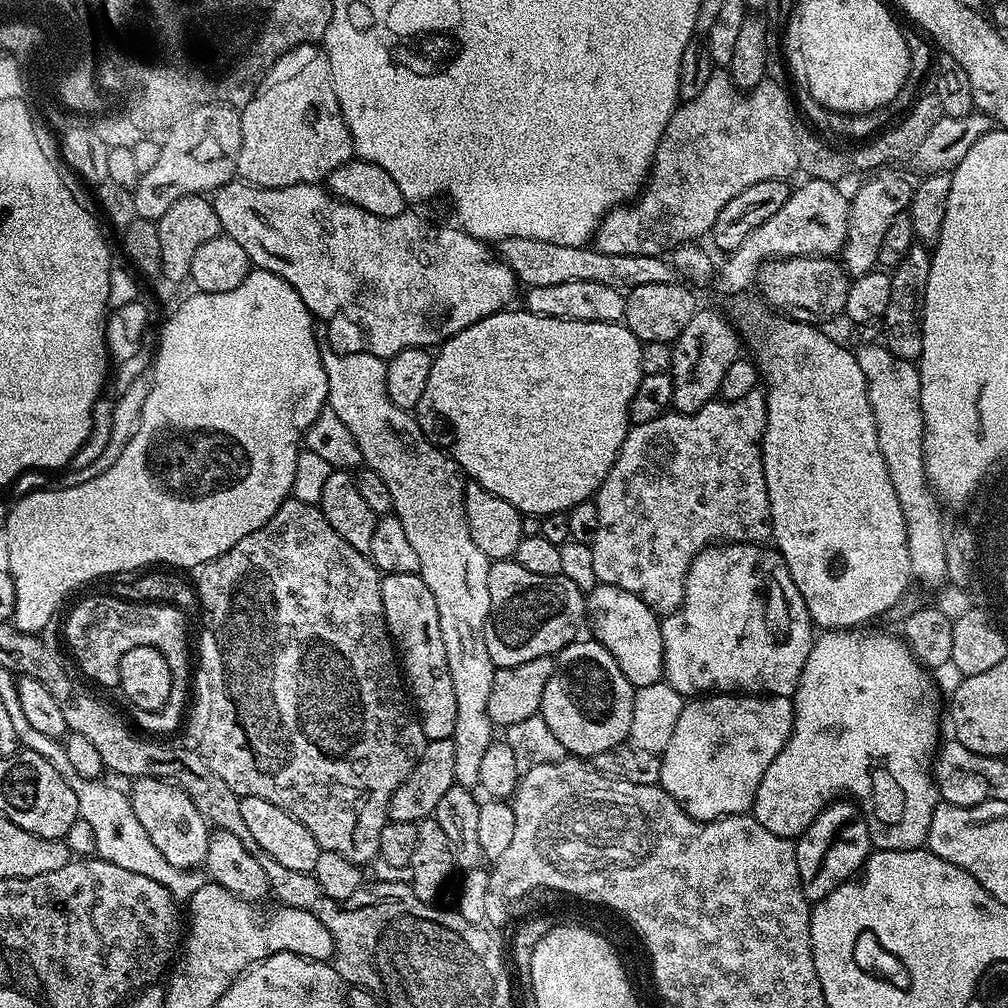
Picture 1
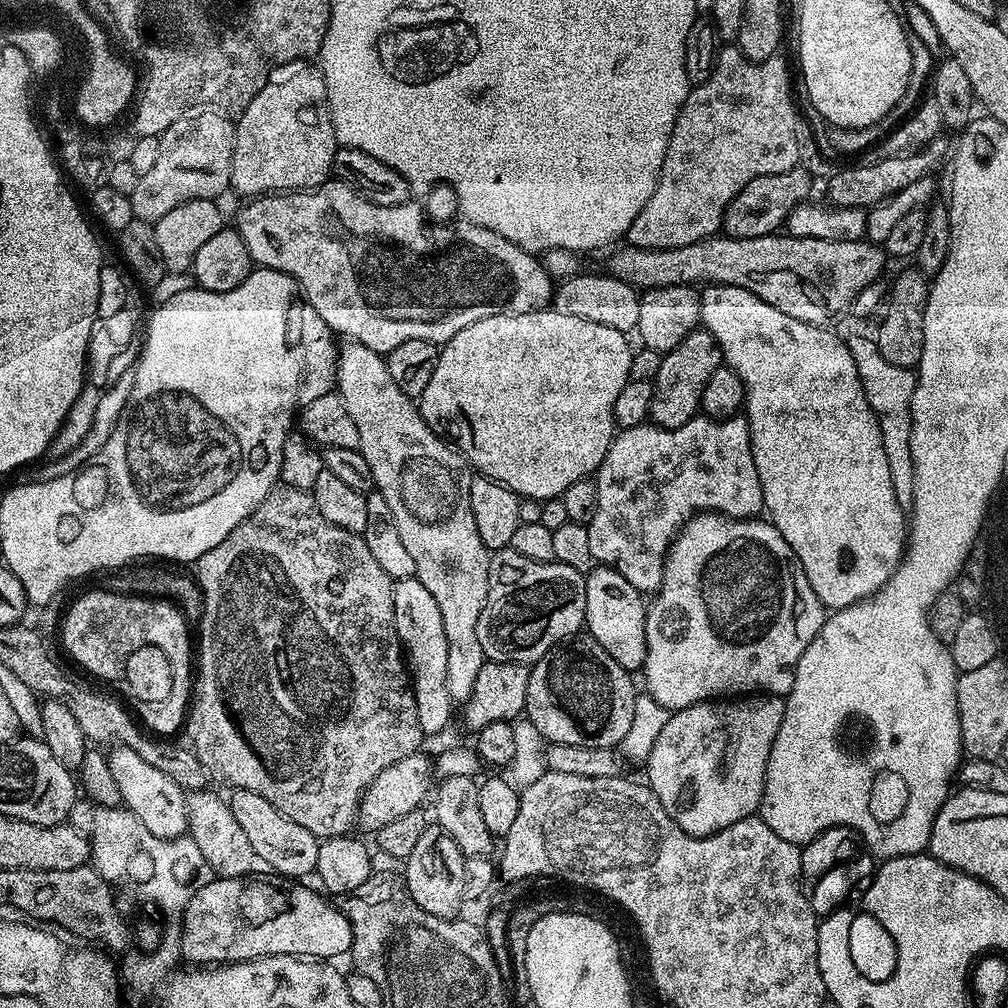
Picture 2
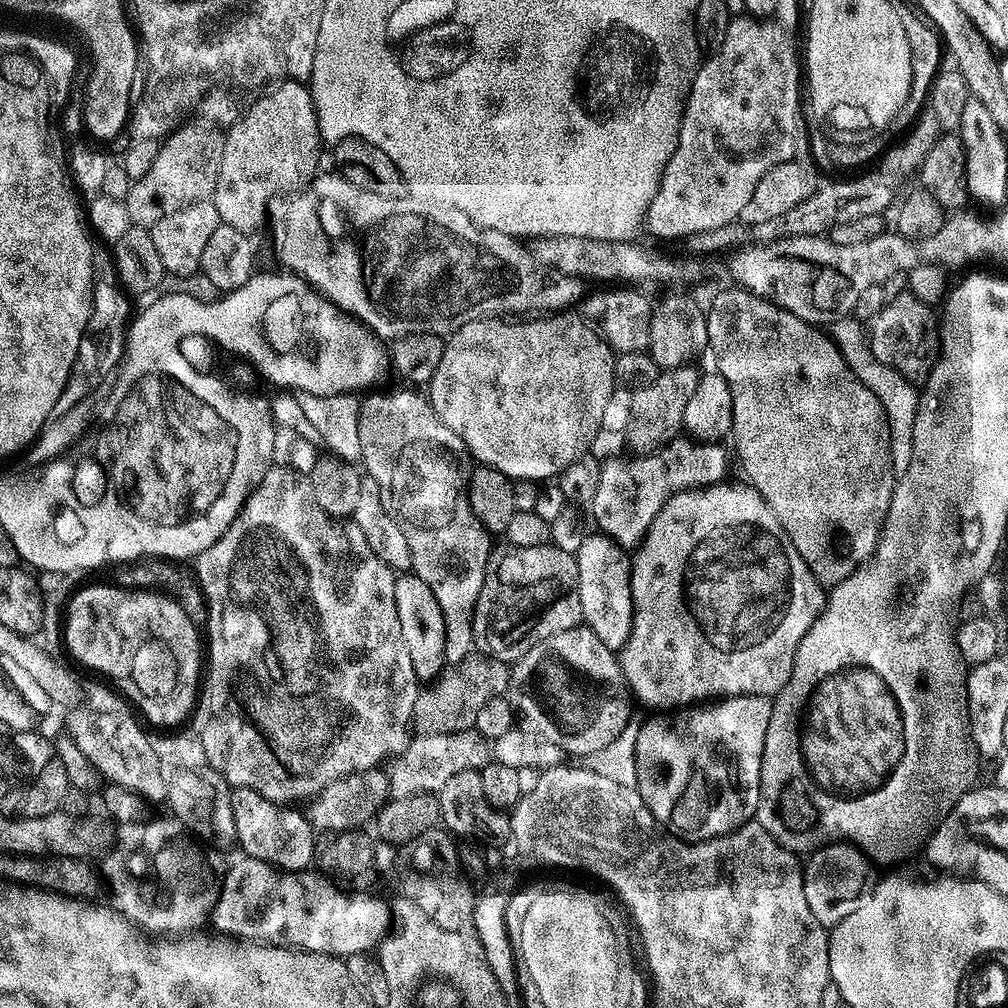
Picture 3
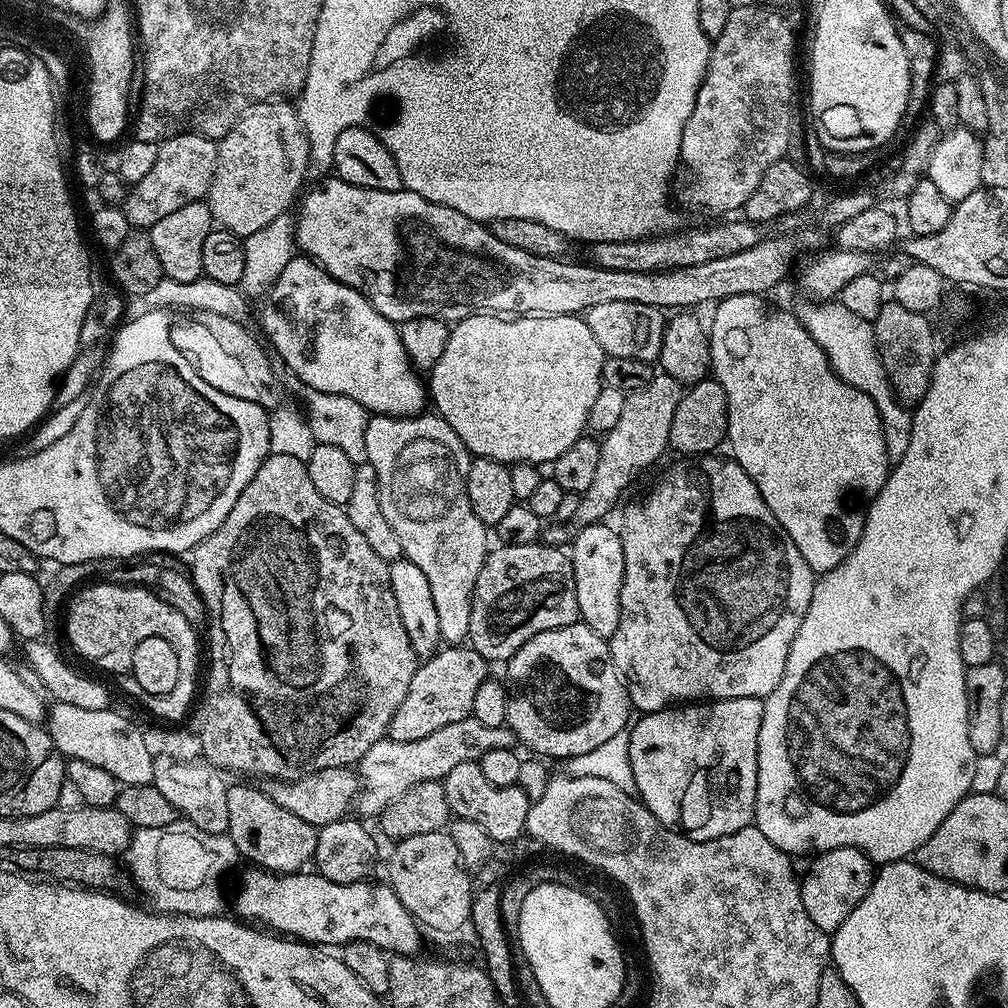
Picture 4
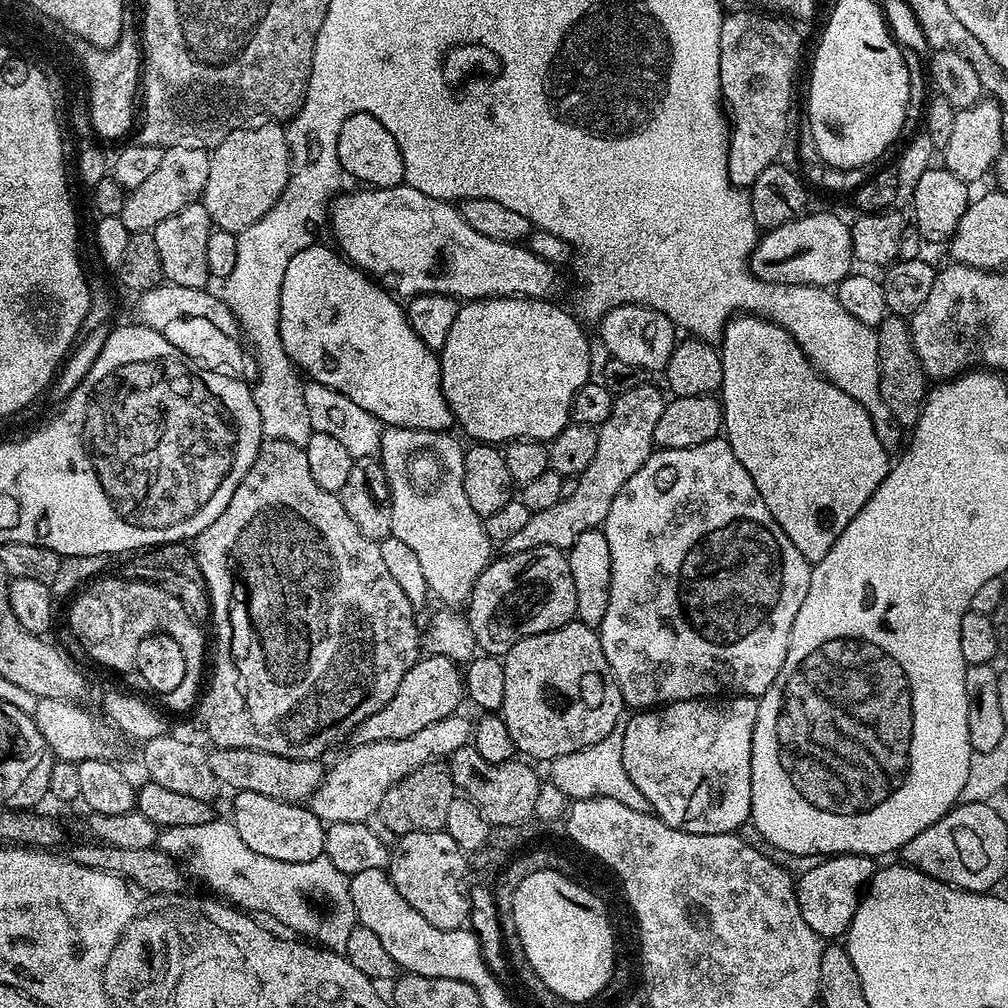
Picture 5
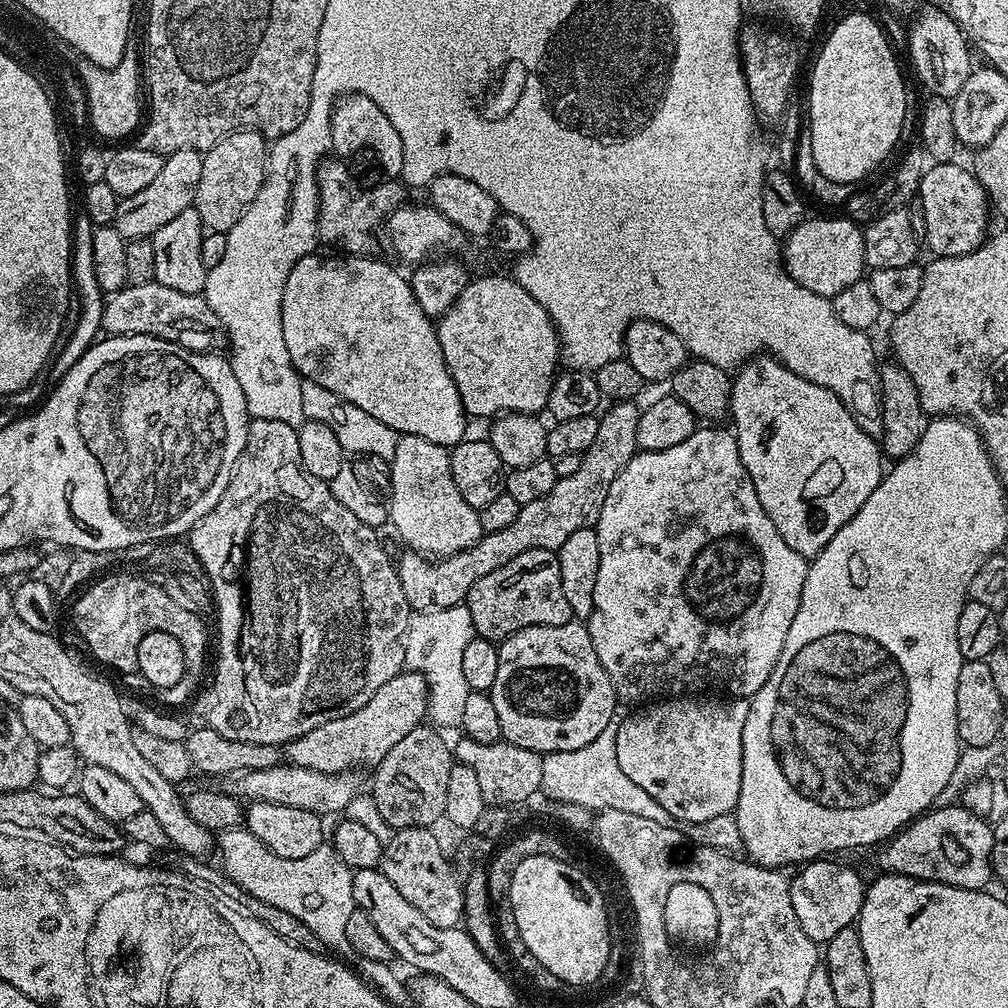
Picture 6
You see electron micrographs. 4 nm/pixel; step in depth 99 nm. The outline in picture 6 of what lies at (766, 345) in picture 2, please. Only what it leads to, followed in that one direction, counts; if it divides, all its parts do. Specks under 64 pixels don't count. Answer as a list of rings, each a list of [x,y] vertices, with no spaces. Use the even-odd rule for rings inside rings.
[[[761,354],[735,373],[730,420],[736,423],[738,454],[746,474],[750,474],[750,482],[754,482],[754,490],[758,490],[762,510],[778,526],[778,534],[786,538],[786,546],[806,558],[817,556],[827,546],[830,538],[862,510],[862,502],[874,494],[884,479],[886,464],[877,437],[858,426],[852,411],[839,396],[814,382],[806,382],[806,378],[794,374],[771,355]]]

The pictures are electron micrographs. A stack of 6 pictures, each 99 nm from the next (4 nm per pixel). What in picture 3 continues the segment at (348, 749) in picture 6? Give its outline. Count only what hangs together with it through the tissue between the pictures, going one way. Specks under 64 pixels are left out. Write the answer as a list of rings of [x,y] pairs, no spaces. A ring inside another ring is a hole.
[[[473,654],[445,671],[435,681],[433,692],[421,691],[416,697],[414,728],[420,734],[454,734],[475,729],[476,719],[486,702],[503,697],[508,691],[510,668],[493,656]]]

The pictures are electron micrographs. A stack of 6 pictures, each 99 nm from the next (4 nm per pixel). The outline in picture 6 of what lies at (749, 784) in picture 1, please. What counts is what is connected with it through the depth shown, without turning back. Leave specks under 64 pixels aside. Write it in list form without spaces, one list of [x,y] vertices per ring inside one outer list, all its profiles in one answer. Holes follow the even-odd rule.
[[[664,698],[641,707],[618,723],[616,745],[622,774],[642,786],[666,814],[674,814],[681,825],[710,822],[720,814],[735,813],[738,790],[742,790],[742,732],[746,730],[749,701],[744,698],[680,700]]]

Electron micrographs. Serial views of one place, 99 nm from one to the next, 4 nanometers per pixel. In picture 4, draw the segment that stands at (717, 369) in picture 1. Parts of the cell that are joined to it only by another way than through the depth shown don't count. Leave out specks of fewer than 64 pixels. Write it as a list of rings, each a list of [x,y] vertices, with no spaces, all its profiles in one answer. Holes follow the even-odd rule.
[[[653,375],[652,380],[640,392],[626,395],[626,406],[622,406],[622,415],[614,430],[603,433],[598,454],[598,470],[594,470],[594,482],[590,490],[580,496],[580,505],[575,523],[583,526],[603,521],[604,516],[616,504],[616,499],[636,480],[643,468],[648,468],[663,452],[669,451],[670,421],[682,395],[682,385],[673,376]]]

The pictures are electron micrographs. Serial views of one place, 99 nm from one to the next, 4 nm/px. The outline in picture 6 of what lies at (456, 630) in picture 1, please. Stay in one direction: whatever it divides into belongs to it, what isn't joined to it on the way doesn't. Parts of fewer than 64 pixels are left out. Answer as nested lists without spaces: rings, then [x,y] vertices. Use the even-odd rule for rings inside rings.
[[[401,435],[396,442],[394,450],[394,458],[390,462],[392,470],[392,494],[390,497],[390,524],[396,527],[396,532],[402,539],[408,543],[411,551],[420,553],[425,558],[447,558],[457,556],[460,552],[473,548],[481,538],[480,531],[480,513],[477,509],[470,506],[470,502],[466,502],[466,498],[462,498],[462,494],[458,490],[458,486],[454,486],[454,474],[450,470],[450,452],[449,449],[438,446],[434,442],[426,442],[426,438],[418,438],[417,436]]]

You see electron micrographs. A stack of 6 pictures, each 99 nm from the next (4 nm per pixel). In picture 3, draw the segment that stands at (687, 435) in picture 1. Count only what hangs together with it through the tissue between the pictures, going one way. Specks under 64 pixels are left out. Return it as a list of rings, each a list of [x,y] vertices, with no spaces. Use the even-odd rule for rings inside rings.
[[[677,438],[675,440],[668,441],[668,443],[662,445],[661,448],[653,448],[651,451],[645,451],[643,454],[632,454],[636,456],[612,456],[608,461],[605,459],[600,466],[604,476],[602,478],[598,478],[598,490],[594,493],[594,502],[590,509],[590,515],[596,519],[596,524],[600,527],[597,529],[625,550],[638,549],[644,541],[644,536],[647,535],[650,530],[652,523],[654,522],[654,518],[658,518],[658,510],[662,510],[662,506],[666,506],[666,502],[671,498],[671,496],[678,494],[679,492],[686,492],[690,488],[709,488],[714,484],[721,483],[721,481],[727,477],[724,475],[728,472],[728,454],[730,458],[730,452],[727,447],[724,449],[724,446],[725,445],[720,442],[705,442],[695,438]]]

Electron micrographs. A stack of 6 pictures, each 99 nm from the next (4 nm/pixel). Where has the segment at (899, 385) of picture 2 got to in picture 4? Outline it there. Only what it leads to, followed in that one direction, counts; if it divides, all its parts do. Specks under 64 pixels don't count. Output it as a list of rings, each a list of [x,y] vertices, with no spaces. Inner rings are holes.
[[[808,302],[804,312],[799,313],[799,318],[814,342],[822,346],[826,358],[832,363],[832,369],[847,384],[862,390],[862,394],[870,394],[870,402],[878,406],[878,414],[882,418],[888,459],[892,462],[900,460],[910,446],[912,412],[896,399],[892,391],[892,384],[876,349],[876,335],[872,324],[858,318],[858,314],[850,314],[850,310],[846,310],[846,306],[839,302]]]

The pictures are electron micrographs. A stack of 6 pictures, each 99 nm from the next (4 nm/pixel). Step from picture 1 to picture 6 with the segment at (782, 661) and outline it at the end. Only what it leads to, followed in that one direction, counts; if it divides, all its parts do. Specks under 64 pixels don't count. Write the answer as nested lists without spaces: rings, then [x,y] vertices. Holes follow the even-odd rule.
[[[724,426],[697,427],[686,442],[678,442],[678,446],[670,446],[670,450],[637,451],[636,456],[626,462],[618,478],[614,478],[602,502],[602,514],[594,526],[600,550],[598,583],[594,586],[594,610],[586,623],[594,650],[598,650],[598,662],[602,662],[602,670],[606,670],[612,688],[623,703],[625,700],[628,704],[636,704],[632,706],[640,706],[657,698],[672,698],[679,693],[676,692],[679,688],[705,688],[708,691],[705,693],[727,694],[732,698],[755,696],[758,690],[762,690],[766,678],[770,678],[782,654],[790,622],[794,622],[794,614],[798,614],[809,561],[786,546],[786,538],[778,534],[778,526],[774,526],[766,510],[762,510],[758,490],[754,490],[754,482],[750,482],[750,474],[746,474],[742,466],[735,431],[728,429],[727,432],[720,427]]]

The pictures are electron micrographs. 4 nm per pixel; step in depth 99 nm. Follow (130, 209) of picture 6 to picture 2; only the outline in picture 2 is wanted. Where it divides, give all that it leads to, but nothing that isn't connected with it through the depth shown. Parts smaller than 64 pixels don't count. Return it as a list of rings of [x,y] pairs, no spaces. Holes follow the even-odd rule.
[[[203,112],[174,122],[160,137],[162,150],[155,165],[134,186],[130,197],[133,217],[155,225],[162,214],[182,206],[182,202],[216,200],[224,191],[227,193],[232,183],[230,166],[235,141],[235,123],[219,112]]]

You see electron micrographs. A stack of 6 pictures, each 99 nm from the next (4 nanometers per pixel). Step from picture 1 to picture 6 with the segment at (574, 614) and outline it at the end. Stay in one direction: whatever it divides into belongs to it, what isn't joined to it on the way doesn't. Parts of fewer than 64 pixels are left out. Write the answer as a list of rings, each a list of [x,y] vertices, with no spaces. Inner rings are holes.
[[[551,548],[526,550],[506,566],[478,578],[466,601],[476,636],[499,642],[530,626],[562,626],[573,619],[570,602],[566,602],[560,573],[560,557]]]

